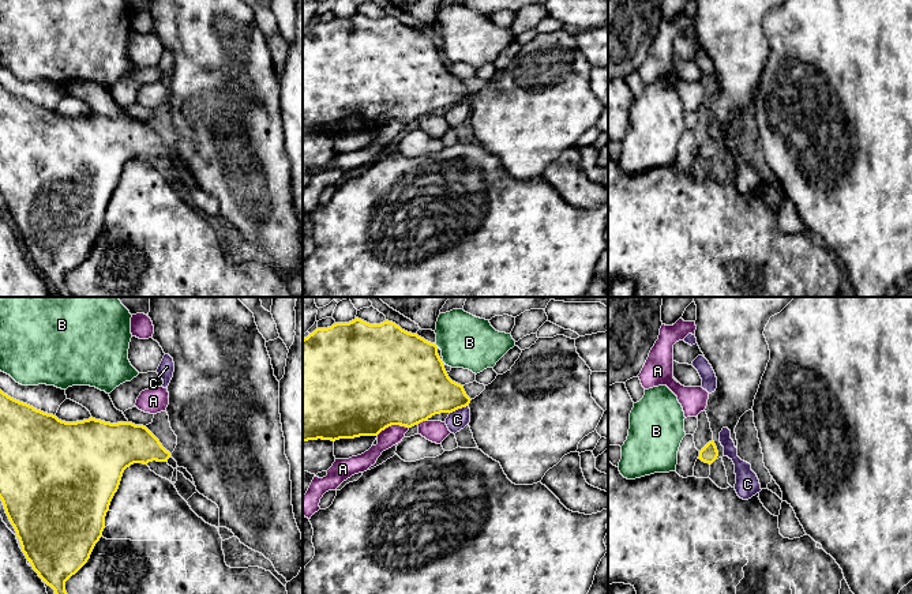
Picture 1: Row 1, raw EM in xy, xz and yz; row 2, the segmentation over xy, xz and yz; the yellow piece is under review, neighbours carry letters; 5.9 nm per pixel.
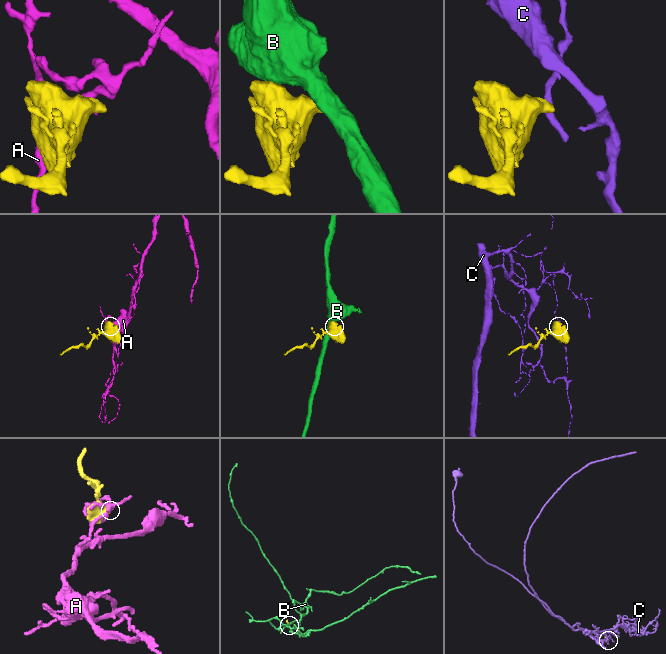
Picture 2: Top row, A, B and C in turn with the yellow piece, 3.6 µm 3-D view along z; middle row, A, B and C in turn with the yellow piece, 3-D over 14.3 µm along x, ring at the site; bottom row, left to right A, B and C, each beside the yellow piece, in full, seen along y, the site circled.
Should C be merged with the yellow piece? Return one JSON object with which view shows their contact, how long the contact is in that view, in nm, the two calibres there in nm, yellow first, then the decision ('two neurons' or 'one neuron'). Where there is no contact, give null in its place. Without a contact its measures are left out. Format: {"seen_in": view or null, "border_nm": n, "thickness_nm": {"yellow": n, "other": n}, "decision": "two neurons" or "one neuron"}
{"seen_in": "xz", "border_nm": 120, "thickness_nm": {"yellow": 340, "other": 120}, "decision": "two neurons"}

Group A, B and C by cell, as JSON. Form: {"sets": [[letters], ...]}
{"sets": [["A"], ["B"], ["C"]]}

